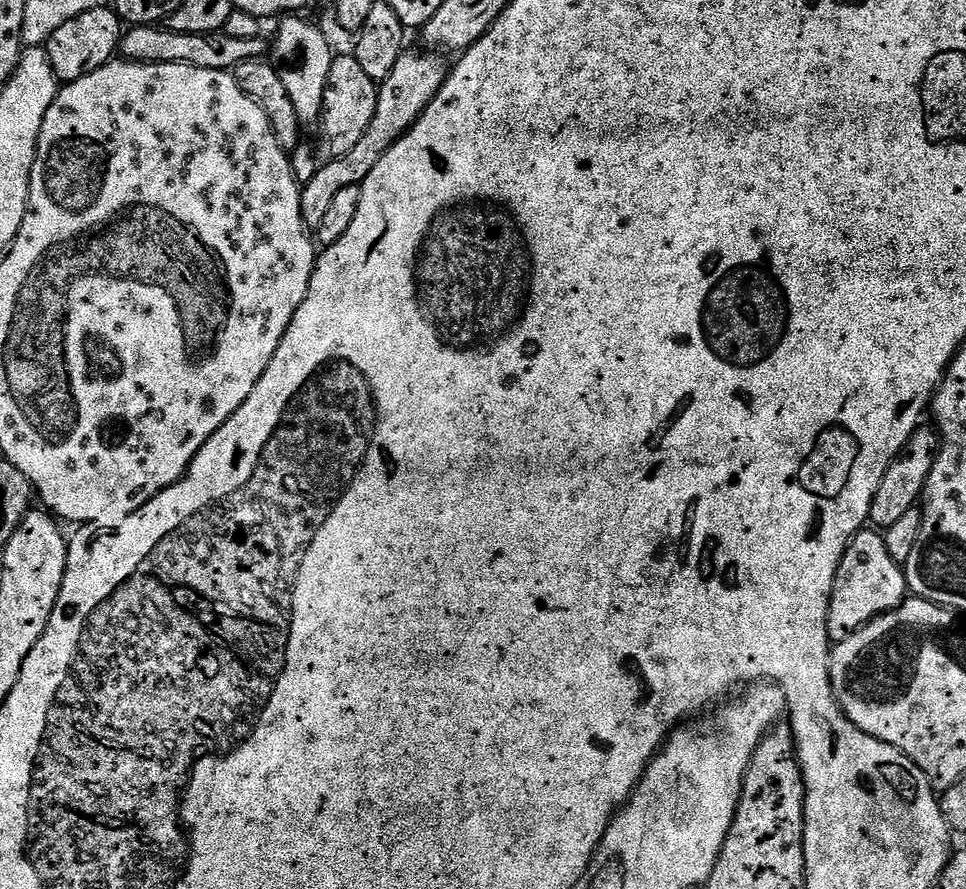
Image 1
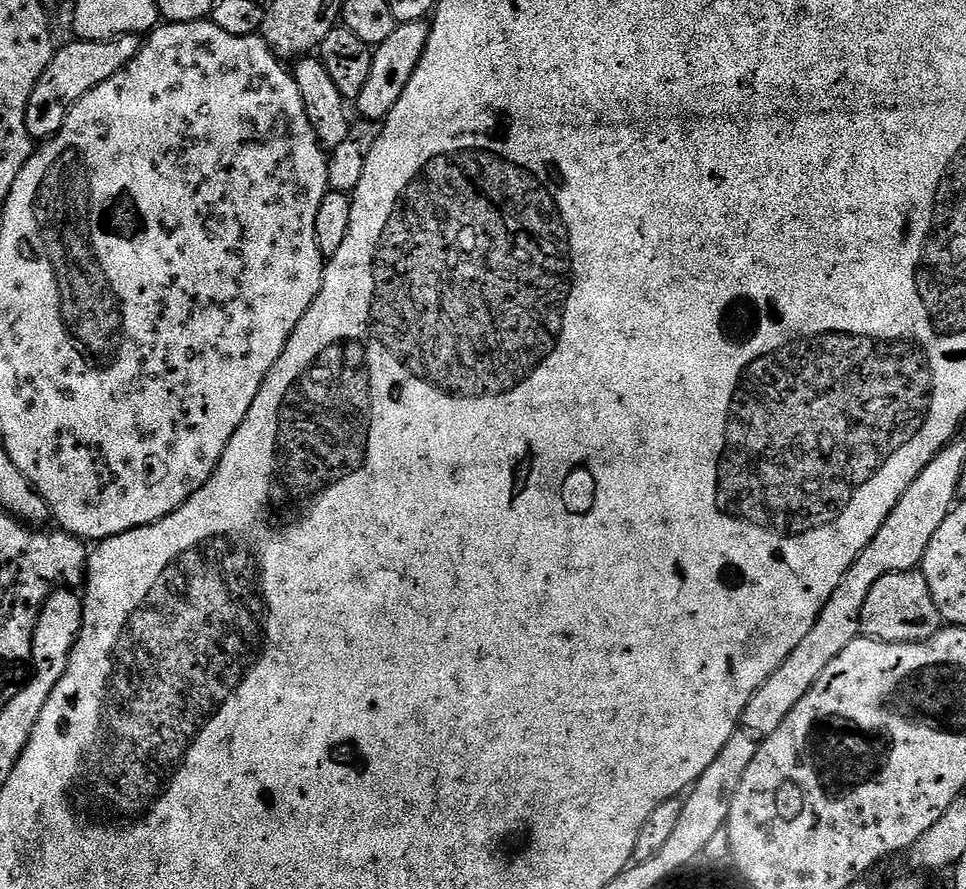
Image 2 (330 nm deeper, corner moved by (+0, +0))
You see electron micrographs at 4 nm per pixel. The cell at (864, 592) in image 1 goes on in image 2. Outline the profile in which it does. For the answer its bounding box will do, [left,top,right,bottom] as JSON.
[860,571,941,644]

